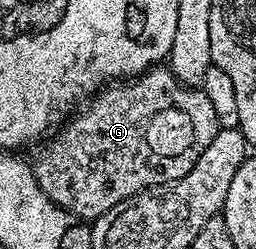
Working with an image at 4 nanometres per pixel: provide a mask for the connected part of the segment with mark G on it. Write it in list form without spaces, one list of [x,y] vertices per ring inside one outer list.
[[[156,64],[137,78],[104,85],[82,109],[72,113],[54,131],[55,139],[48,144],[47,150],[36,152],[35,179],[41,192],[45,192],[53,204],[76,219],[94,220],[121,204],[121,200],[129,200],[129,196],[148,190],[150,186],[181,180],[181,176],[197,164],[201,152],[213,144],[213,136],[219,130],[209,96],[205,96],[201,88],[183,85],[166,65]]]

